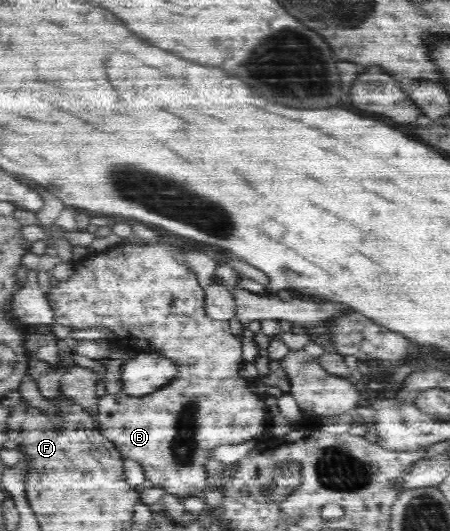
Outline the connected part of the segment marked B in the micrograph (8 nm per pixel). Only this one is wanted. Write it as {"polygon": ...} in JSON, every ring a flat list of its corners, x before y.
{"polygon":[[116,244,111,245,107,251,97,252,93,255,88,255,83,259,73,263,73,274,65,280,59,280,55,286,50,286,47,290,46,298,51,307,52,320,69,328,69,330,85,330,86,328,95,328,95,326,109,328,114,334,113,343,121,347,123,350,135,350,136,352,153,351,154,353,163,353,177,361,180,365,179,377,173,378,169,384,165,384,161,388,154,390,146,395,135,396,129,394,123,390,115,393,106,393,101,396,97,396,96,416,103,433,107,438,111,438,113,443,119,447,121,453,125,458,131,458,143,468,145,474,144,480,147,480,153,488,158,490,165,490,167,494,172,494,179,498,181,502,185,502,187,498,191,496,202,497,203,492,208,486,210,486,210,479,205,475,204,465,207,462,206,450,211,446,217,446,217,444,243,444,243,442,249,442,249,440,264,438,266,433,273,428,271,426,271,420,267,418,267,412,265,412,265,406,263,406,263,400,259,396,255,396,255,393,249,392,245,386,248,386,249,382,244,378,237,375,237,370,241,368,243,359,241,357,242,341,240,337,235,336,229,327,229,323,226,320,213,320,207,318,203,312,203,296,205,290,203,290,197,281,195,273,191,273,187,270,187,267,183,265,183,253,180,253,178,248,172,248,172,246,163,246,163,244,155,244,149,247,141,247,138,245,125,245]]}

